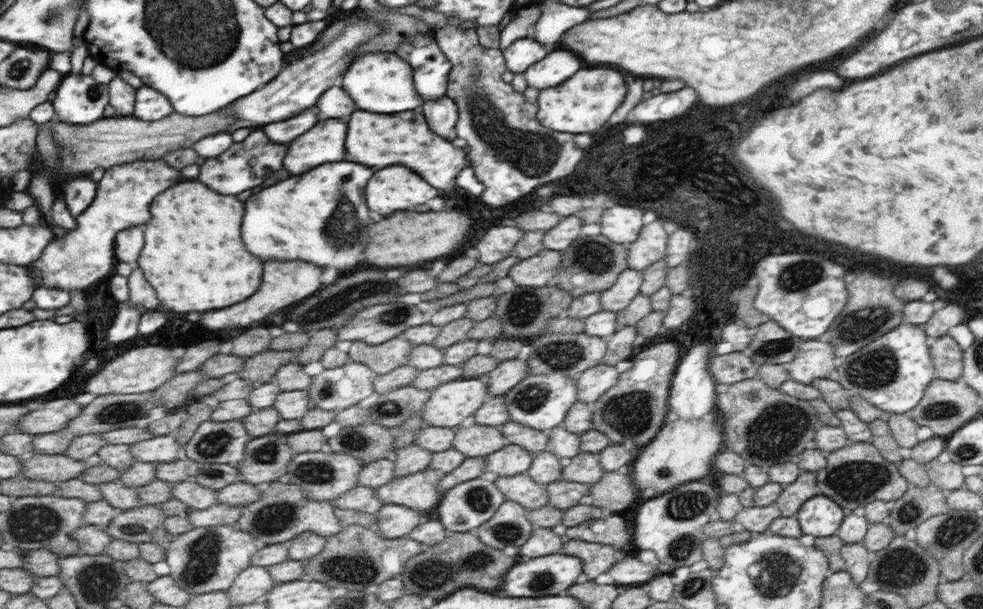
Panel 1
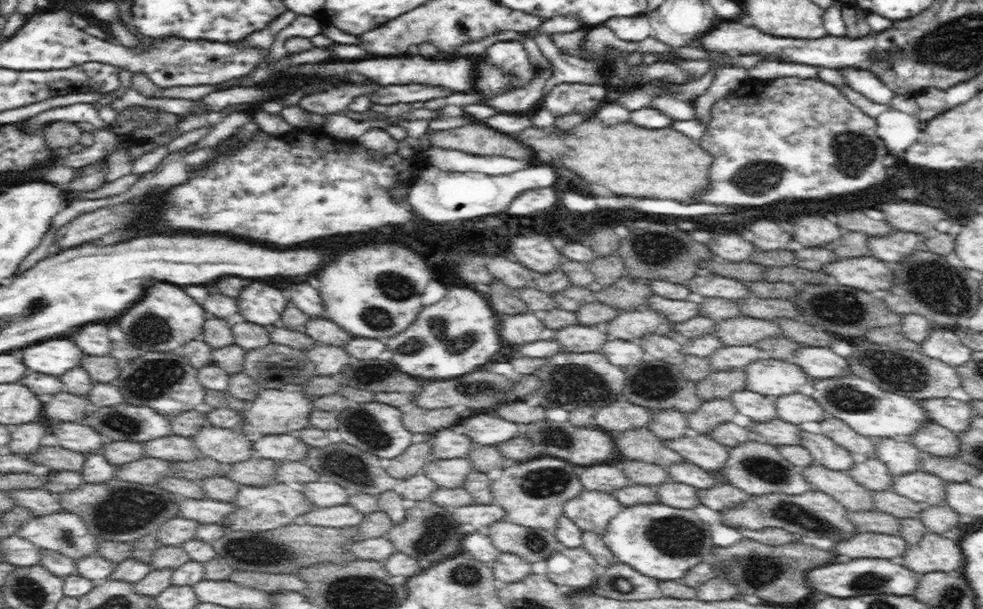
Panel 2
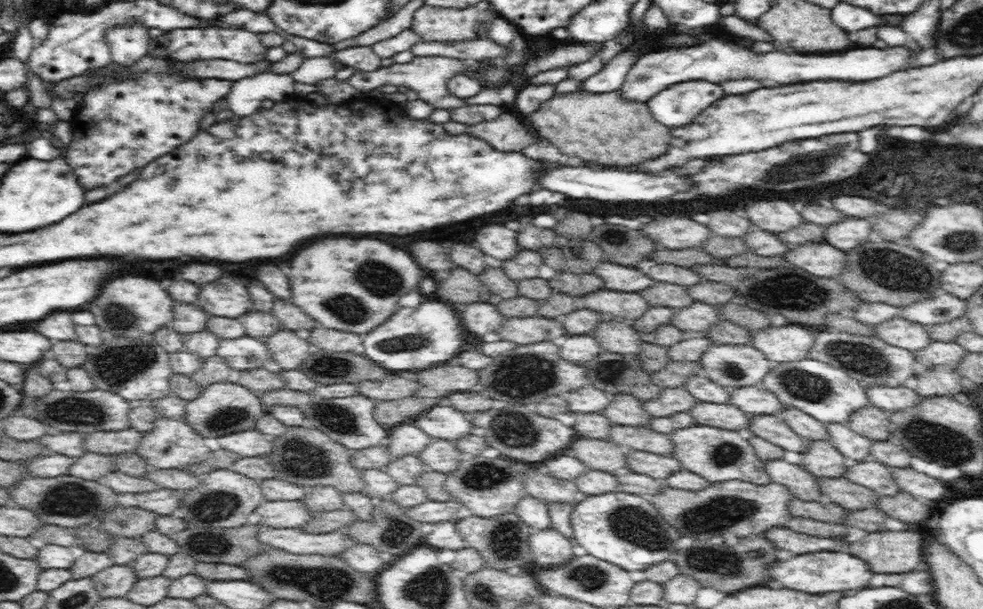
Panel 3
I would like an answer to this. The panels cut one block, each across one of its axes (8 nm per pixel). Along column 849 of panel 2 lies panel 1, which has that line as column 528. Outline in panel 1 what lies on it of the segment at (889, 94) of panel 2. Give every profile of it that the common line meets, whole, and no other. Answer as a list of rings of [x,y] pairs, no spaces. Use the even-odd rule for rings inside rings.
[[[557,50],[557,52],[549,52],[545,59],[534,63],[522,74],[526,86],[541,90],[557,86],[559,82],[567,80],[573,72],[577,72],[581,66],[583,64],[571,52]]]

